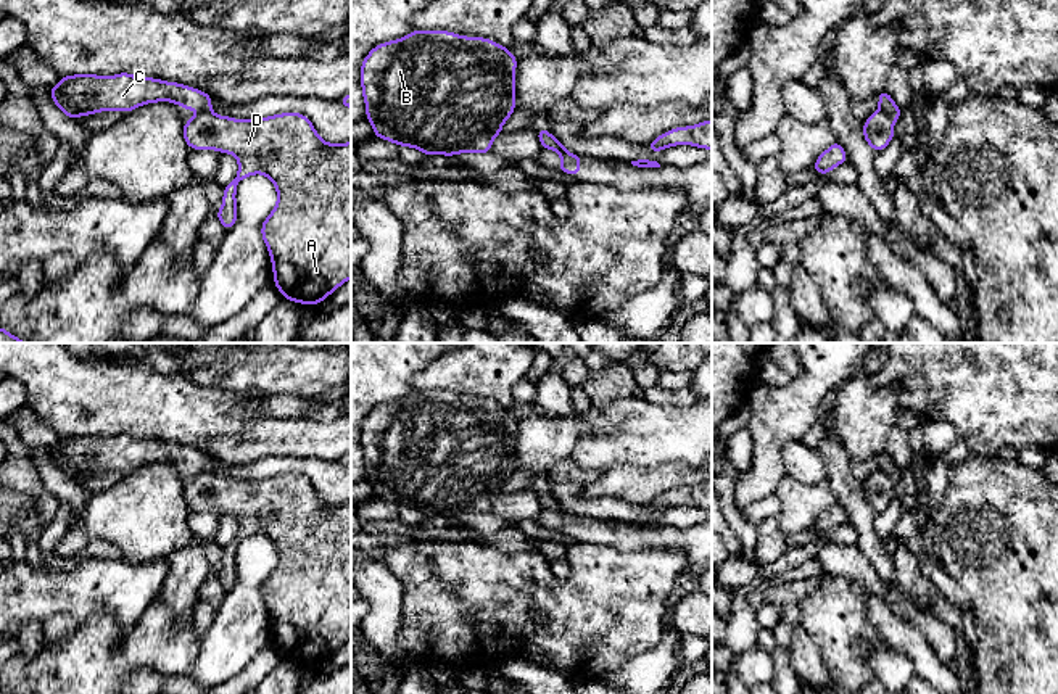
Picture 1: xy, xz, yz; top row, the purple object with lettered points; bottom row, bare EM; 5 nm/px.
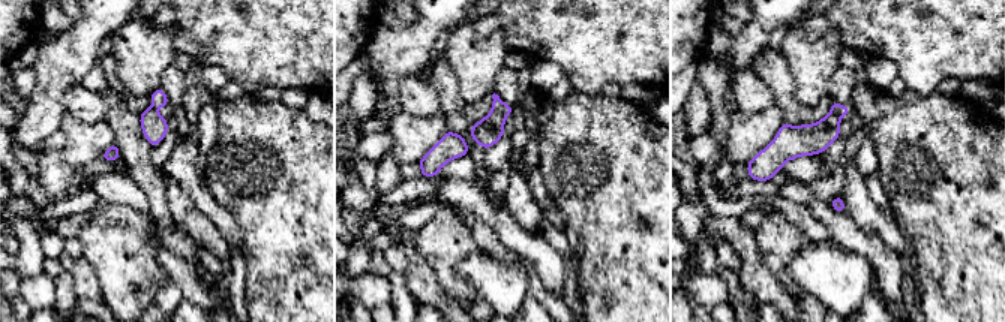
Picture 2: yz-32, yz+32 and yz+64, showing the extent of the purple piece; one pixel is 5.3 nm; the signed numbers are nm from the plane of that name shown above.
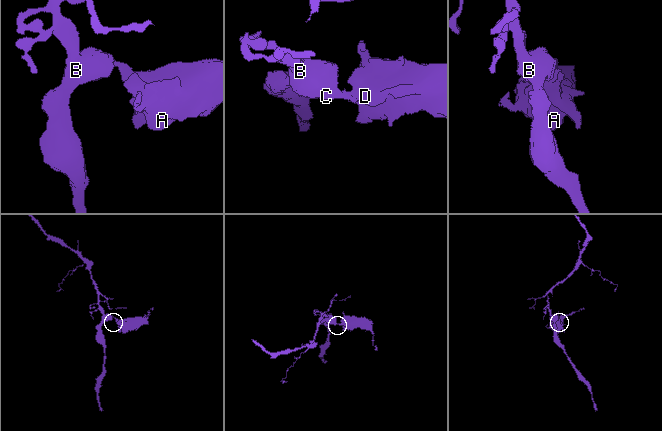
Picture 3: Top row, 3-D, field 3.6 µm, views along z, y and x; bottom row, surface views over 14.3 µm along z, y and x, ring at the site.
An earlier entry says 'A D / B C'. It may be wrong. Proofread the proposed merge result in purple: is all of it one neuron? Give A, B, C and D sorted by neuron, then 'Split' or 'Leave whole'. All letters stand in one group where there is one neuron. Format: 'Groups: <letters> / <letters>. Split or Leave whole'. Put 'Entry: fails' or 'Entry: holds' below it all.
Groups: A D / B C. Split
Entry: holds

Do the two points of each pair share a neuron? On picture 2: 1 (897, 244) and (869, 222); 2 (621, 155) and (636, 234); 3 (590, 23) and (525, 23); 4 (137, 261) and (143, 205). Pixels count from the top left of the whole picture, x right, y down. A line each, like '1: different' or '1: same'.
1: same
2: same
3: same
4: different

